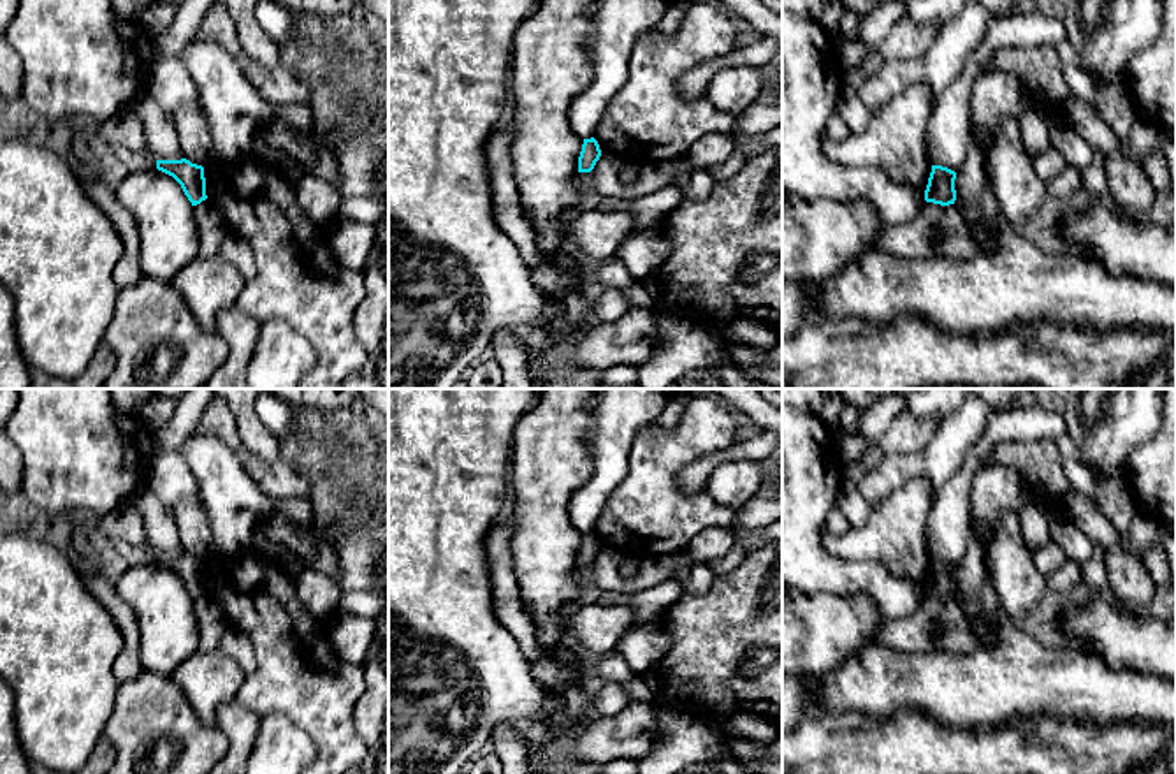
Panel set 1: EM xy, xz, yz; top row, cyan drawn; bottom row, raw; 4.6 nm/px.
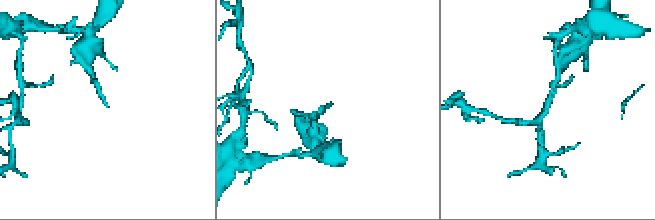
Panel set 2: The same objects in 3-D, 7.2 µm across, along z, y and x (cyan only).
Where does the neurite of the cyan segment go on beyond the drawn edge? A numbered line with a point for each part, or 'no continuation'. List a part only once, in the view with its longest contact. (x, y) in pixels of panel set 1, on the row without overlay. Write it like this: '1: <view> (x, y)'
no continuation

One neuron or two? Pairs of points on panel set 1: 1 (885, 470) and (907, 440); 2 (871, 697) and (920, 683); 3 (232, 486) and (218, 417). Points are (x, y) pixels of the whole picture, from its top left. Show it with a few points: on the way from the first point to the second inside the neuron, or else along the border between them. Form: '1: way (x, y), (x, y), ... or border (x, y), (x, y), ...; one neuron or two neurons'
1: border (911, 452), (888, 452), (862, 477); two neurons
2: way (883, 685), (907, 683); one neuron
3: border (229, 445), (257, 484); two neurons

